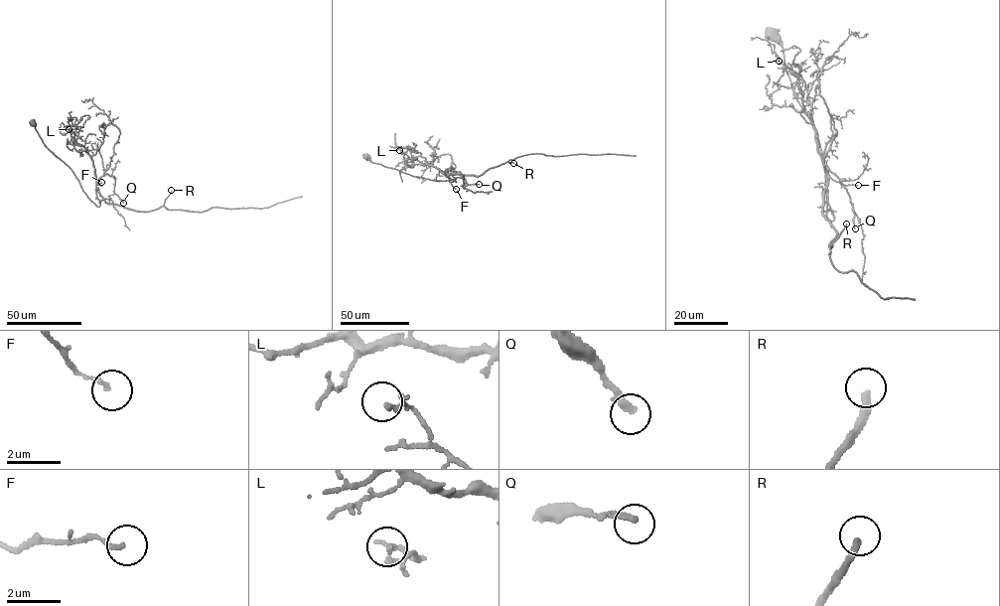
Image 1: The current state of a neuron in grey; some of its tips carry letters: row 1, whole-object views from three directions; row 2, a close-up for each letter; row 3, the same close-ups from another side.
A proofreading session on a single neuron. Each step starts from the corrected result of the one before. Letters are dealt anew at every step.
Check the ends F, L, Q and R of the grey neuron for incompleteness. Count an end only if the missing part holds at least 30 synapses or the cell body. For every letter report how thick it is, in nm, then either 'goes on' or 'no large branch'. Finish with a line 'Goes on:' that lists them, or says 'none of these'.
F: 140 nm | no large branch
L: 110 nm | no large branch
Q: 240 nm | no large branch
R: 260 nm | goes on
Goes on: R

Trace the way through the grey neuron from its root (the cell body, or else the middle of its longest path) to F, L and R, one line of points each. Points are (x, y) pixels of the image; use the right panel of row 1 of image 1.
F: (771, 33), (782, 47), (794, 94), (817, 133), (830, 221), (833, 214), (827, 203), (827, 179), (858, 185)
L: (771, 33), (782, 47), (794, 94), (817, 133), (831, 221), (827, 170), (818, 151), (808, 91), (779, 61)
R: (771, 33), (817, 133), (826, 213), (833, 220), (826, 189), (822, 211), (837, 233), (831, 247), (846, 224)

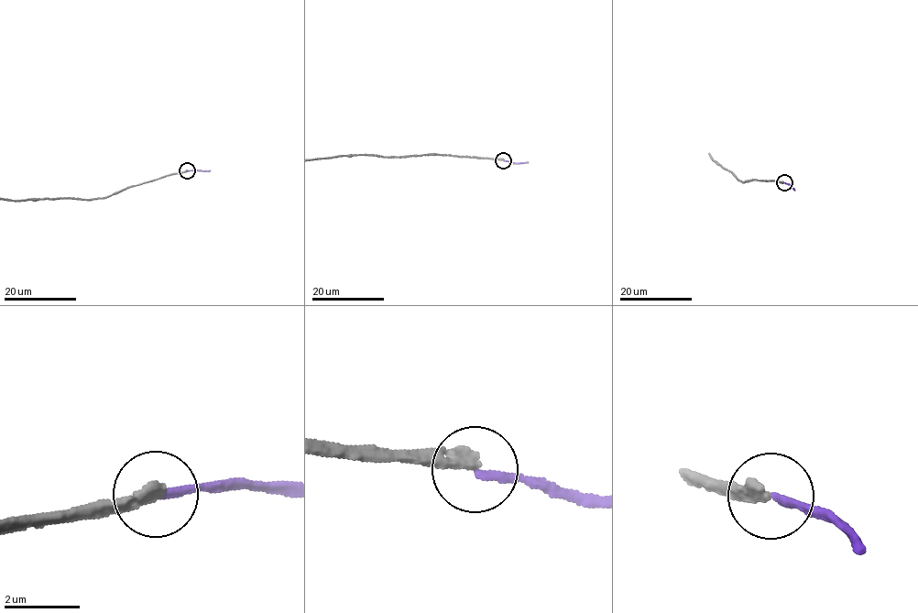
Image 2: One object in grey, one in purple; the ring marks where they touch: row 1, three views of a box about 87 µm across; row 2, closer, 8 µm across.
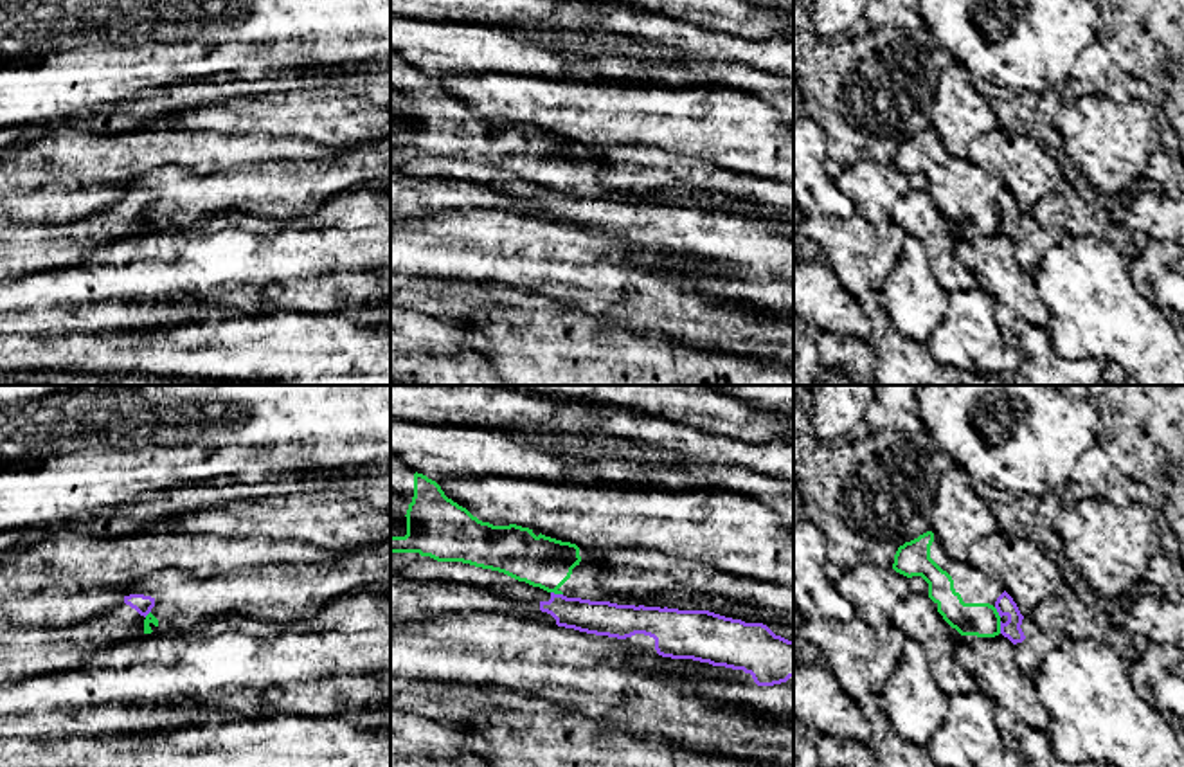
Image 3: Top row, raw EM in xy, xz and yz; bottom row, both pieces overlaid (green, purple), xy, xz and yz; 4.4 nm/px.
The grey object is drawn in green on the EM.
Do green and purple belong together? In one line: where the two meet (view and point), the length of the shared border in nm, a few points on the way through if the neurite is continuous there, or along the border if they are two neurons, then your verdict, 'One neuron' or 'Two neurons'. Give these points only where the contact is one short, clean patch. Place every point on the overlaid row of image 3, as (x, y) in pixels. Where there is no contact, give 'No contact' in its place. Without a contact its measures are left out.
Touches green at xz (556, 593). Shared border 60 nm. Boundary: xz (551, 591), (562, 595). Two neurons

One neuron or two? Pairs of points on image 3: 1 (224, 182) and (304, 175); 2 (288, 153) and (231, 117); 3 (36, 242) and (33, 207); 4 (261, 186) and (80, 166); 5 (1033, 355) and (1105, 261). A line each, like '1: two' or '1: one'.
1: one
2: two
3: two
4: two
5: two

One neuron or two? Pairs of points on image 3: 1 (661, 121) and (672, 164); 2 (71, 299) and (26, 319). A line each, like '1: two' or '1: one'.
1: two
2: two

